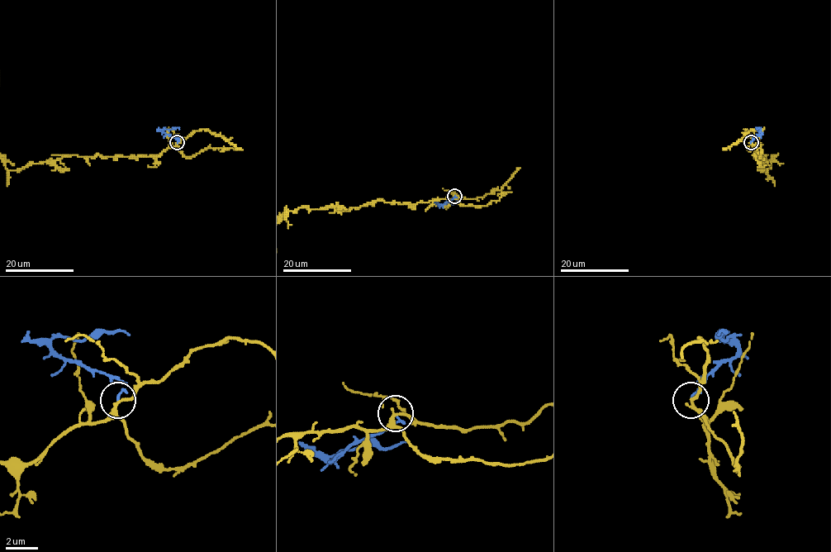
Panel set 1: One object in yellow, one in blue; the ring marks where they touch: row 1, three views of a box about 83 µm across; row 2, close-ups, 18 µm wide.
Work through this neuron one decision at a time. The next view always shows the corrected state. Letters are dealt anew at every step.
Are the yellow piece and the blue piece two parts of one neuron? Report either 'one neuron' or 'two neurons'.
two neurons

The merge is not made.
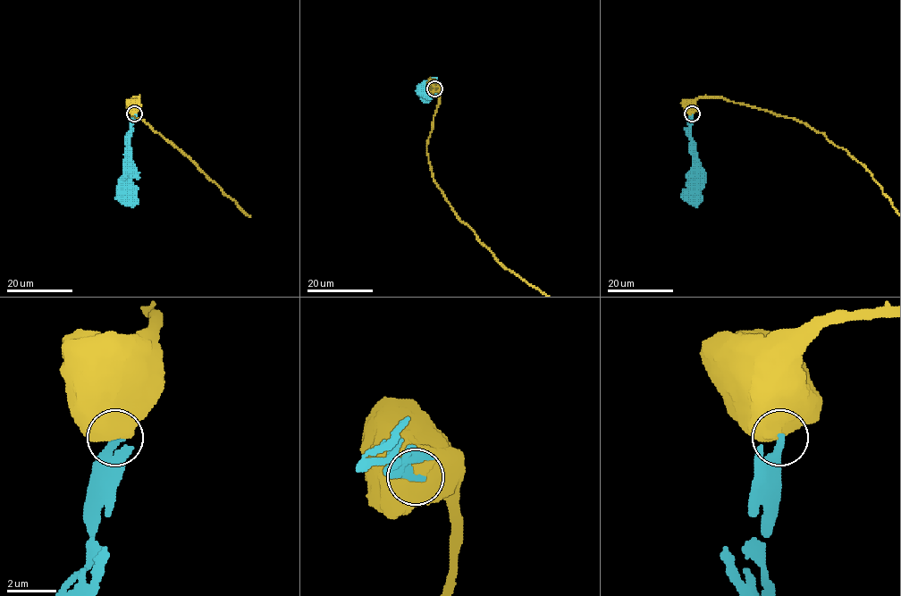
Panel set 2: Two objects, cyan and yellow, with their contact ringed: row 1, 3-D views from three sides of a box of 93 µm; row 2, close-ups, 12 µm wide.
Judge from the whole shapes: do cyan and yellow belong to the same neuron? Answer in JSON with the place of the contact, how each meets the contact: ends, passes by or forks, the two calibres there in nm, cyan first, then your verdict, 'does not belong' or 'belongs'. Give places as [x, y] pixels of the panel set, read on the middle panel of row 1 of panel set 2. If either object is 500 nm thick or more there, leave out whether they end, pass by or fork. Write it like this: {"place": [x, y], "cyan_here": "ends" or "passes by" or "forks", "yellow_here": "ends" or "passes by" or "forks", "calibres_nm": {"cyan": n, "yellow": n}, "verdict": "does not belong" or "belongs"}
{"place": [434, 88], "calibres_nm": {"cyan": 320, "yellow": 1000}, "verdict": "does not belong"}

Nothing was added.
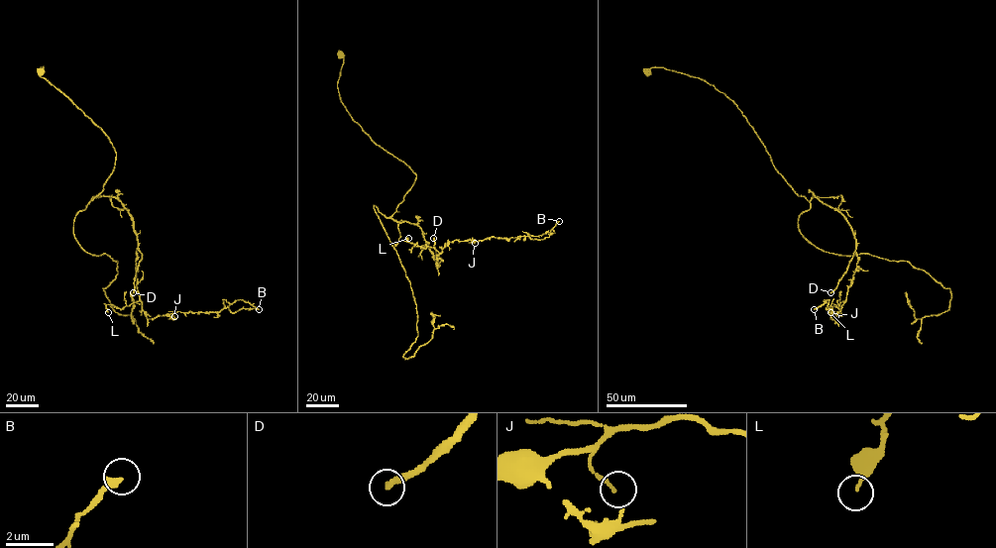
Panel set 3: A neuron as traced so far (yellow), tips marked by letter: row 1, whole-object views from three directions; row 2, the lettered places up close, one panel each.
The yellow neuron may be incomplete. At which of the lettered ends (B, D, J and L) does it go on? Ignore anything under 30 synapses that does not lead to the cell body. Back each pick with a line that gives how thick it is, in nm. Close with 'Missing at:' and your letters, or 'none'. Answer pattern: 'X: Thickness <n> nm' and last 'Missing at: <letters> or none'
D: Thickness 280 nm
Missing at: D

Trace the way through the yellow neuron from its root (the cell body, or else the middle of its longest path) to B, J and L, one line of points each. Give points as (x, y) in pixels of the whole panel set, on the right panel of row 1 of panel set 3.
B: (646, 71), (723, 93), (794, 191), (843, 216), (852, 284), (834, 319), (828, 299), (814, 309)
J: (646, 71), (684, 73), (723, 93), (794, 191), (843, 216), (857, 262), (835, 316)
L: (646, 71), (684, 73), (723, 93), (794, 191), (843, 216), (857, 262), (845, 300), (830, 312)

